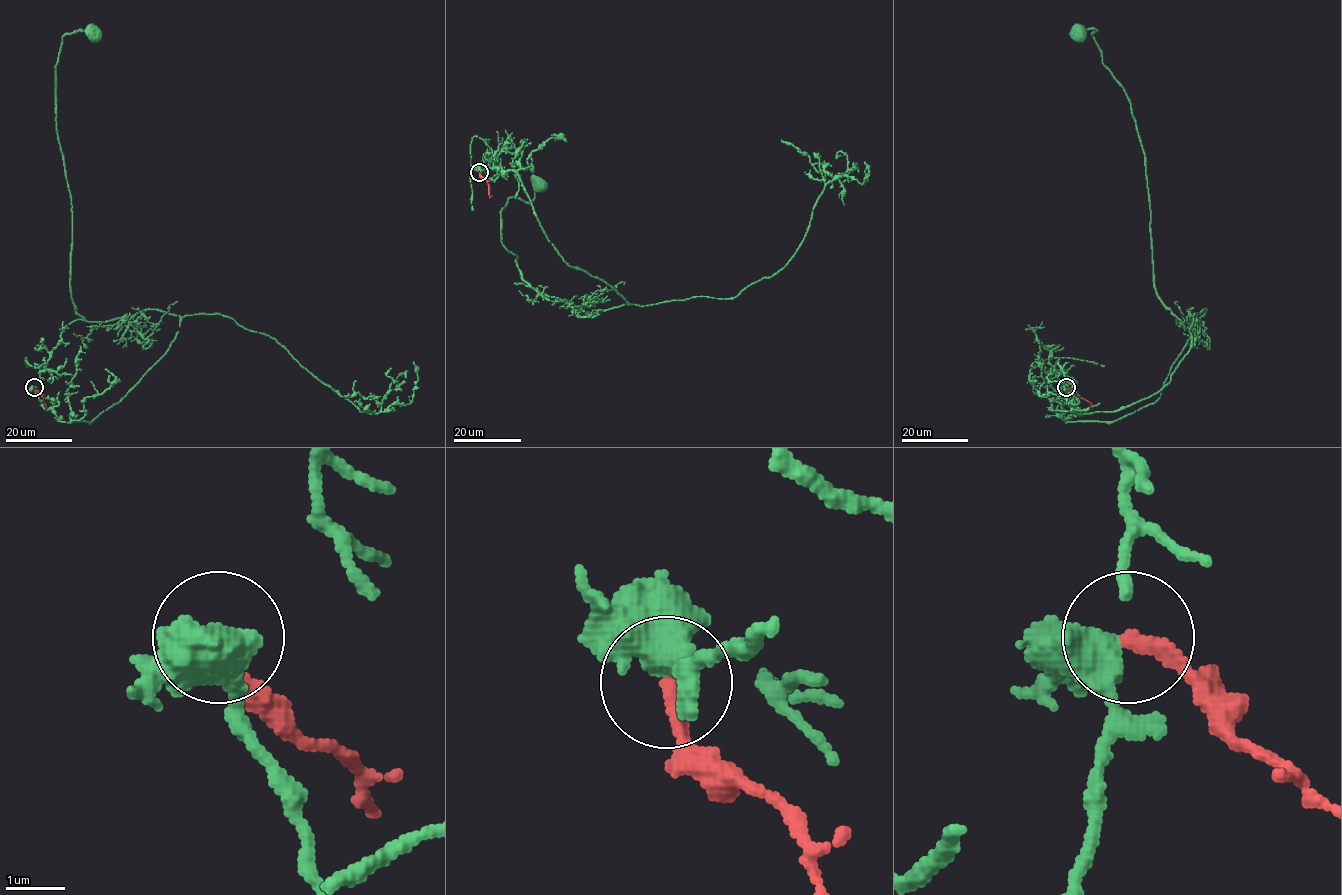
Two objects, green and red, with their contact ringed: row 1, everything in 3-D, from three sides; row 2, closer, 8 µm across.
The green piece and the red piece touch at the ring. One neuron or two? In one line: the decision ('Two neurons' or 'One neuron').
Two neurons

